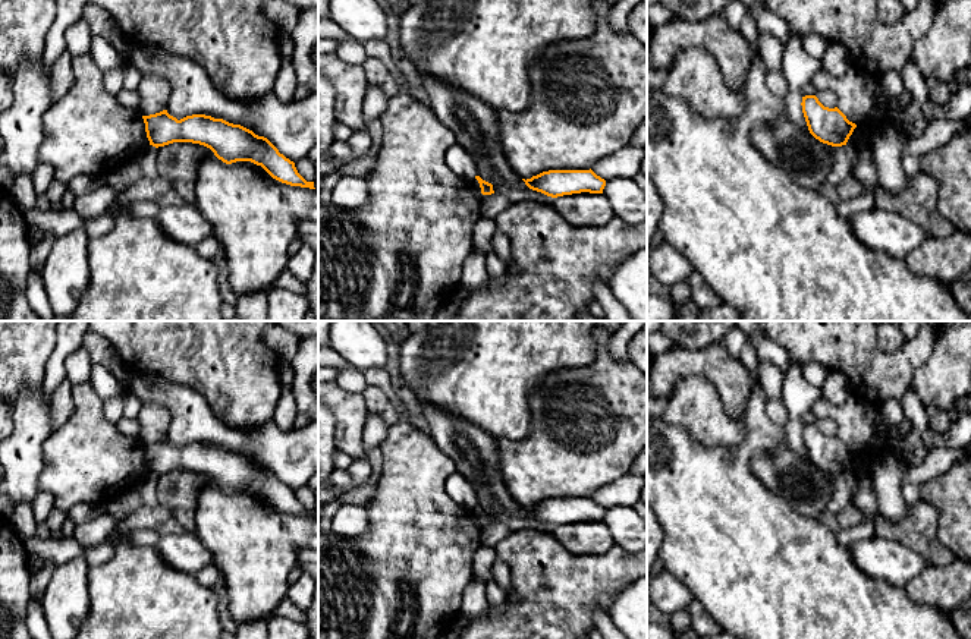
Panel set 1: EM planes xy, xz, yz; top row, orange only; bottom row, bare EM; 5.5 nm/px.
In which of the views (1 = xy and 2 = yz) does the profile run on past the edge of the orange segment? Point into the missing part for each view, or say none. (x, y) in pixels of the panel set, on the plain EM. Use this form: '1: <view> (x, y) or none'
1: none
2: none

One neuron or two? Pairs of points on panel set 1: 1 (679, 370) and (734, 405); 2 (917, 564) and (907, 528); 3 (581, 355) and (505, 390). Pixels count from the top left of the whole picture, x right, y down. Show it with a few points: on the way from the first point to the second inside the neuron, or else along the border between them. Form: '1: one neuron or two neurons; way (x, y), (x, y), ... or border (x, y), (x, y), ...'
1: one neuron; way (695, 370), (709, 370), (728, 389)
2: two neurons; border (882, 535), (914, 550), (927, 564)
3: one neuron; way (562, 355), (540, 355), (524, 371)

